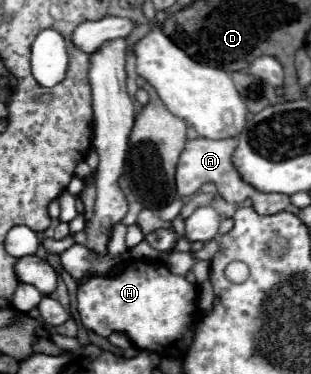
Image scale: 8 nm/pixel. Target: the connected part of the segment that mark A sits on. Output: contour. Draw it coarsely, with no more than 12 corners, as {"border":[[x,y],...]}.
{"border":[[193,139],[177,165],[177,193],[225,183],[225,201],[259,191],[243,181],[231,155],[237,139]]}

